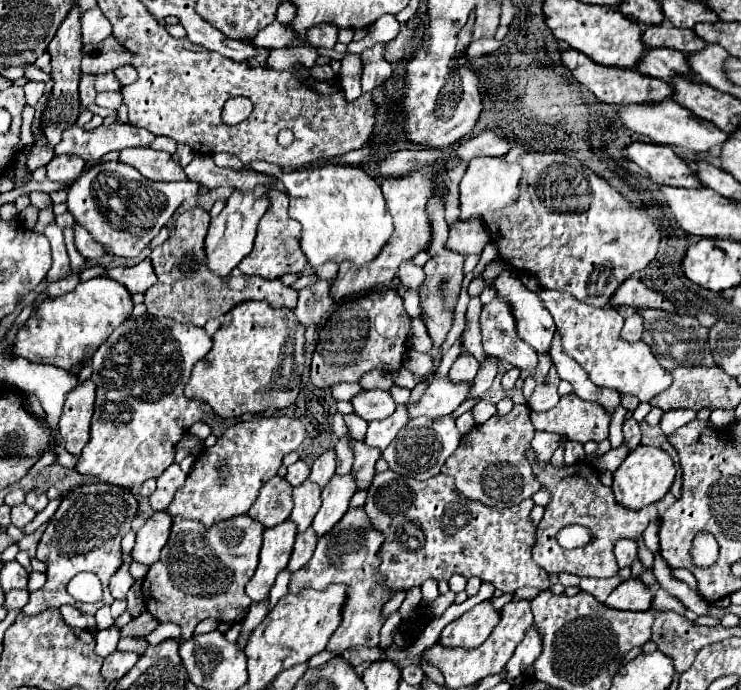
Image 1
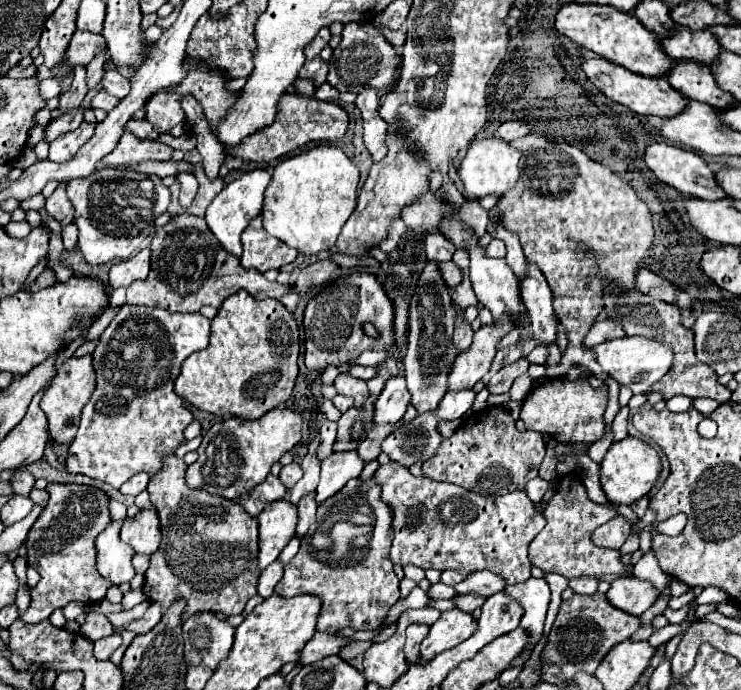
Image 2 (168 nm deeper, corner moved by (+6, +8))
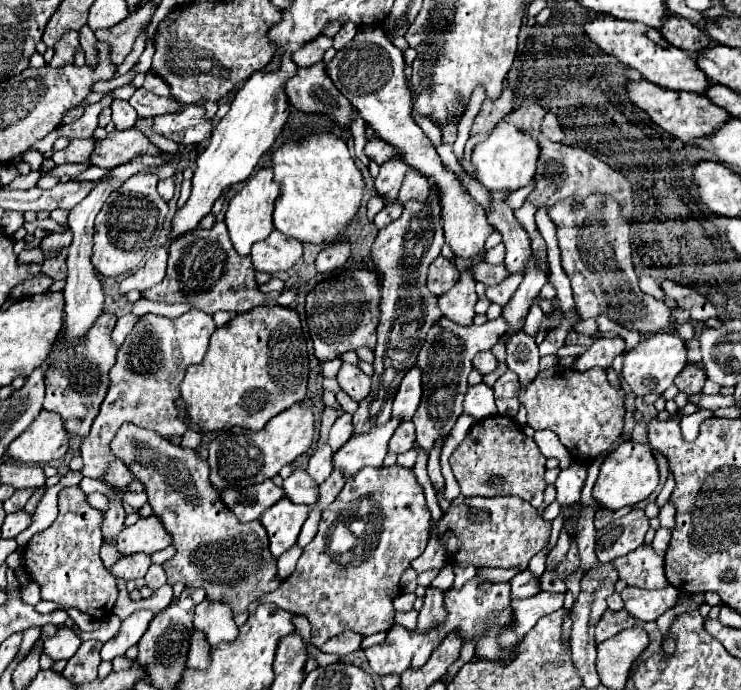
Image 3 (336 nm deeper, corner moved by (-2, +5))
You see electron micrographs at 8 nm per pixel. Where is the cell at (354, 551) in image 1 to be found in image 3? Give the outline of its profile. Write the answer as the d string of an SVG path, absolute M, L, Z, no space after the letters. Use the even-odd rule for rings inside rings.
M398 464L388 468L362 468L346 480L338 498L324 510L318 534L304 548L292 576L282 580L276 592L261 596L259 603L272 602L286 612L306 616L312 626L312 644L316 648L346 630L354 630L362 636L390 630L394 626L392 600L400 594L400 576L410 568L410 562L424 552L430 538L428 532L430 510L412 468L402 468ZM362 498L372 500L380 510L380 514L376 512L376 526L374 520L368 522L368 536L356 542L354 550L332 554L328 540L332 526L338 522L336 516L342 516Z

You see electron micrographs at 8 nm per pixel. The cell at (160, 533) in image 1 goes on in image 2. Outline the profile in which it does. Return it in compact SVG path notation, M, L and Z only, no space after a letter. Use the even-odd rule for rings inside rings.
M154 507L142 509L136 517L122 523L120 539L136 553L152 555L160 545L160 519Z

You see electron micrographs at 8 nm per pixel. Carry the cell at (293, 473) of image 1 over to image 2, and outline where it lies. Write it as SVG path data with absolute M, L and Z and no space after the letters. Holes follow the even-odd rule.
M290 463L290 465L284 465L282 467L282 471L280 471L280 479L282 479L282 483L290 489L298 479L302 477L302 469L300 469L300 465L298 463Z

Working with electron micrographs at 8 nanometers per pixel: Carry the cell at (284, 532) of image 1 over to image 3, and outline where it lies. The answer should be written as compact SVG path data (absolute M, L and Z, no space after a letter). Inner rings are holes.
M282 498L260 516L260 522L270 538L270 552L274 558L280 558L280 554L284 554L296 544L308 512L308 506L298 506L292 504L288 498Z

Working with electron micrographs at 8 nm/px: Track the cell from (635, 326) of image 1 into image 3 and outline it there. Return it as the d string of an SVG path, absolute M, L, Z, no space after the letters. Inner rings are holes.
M596 338L594 344L576 360L576 370L586 372L594 366L608 368L612 360L622 354L624 340L622 338Z

